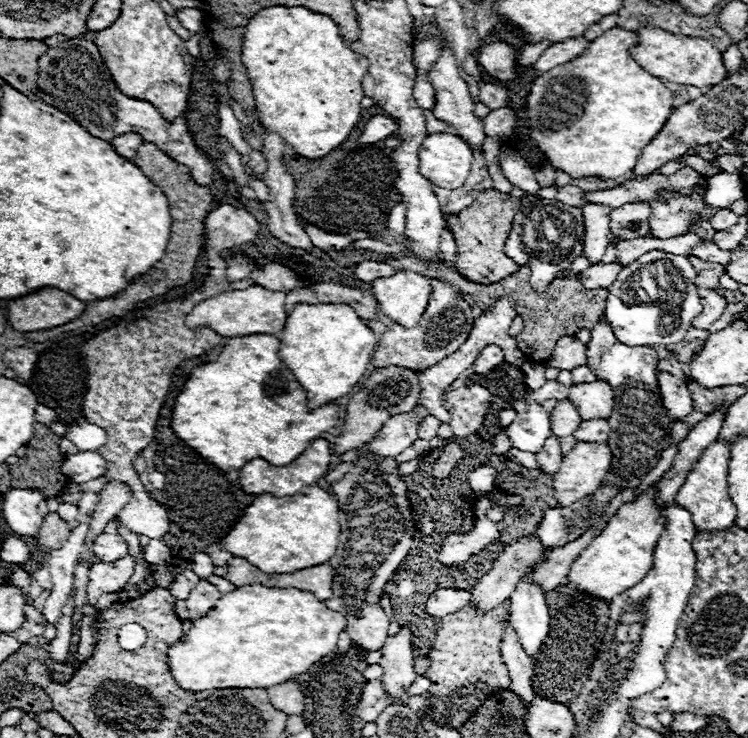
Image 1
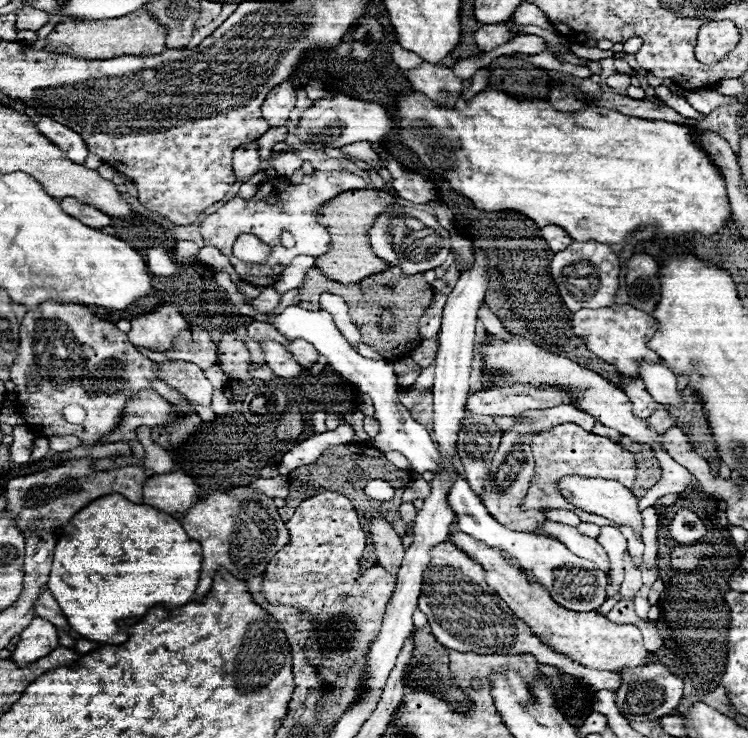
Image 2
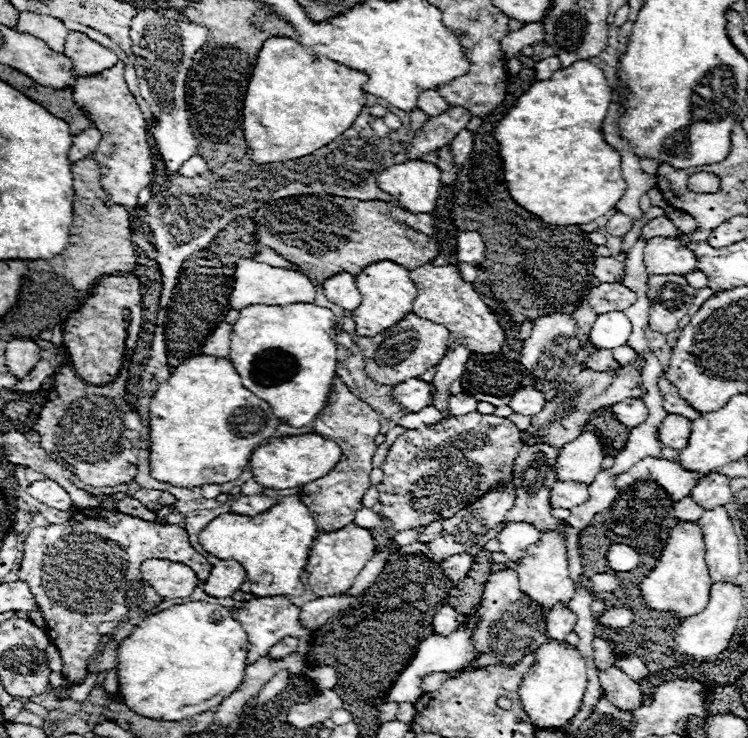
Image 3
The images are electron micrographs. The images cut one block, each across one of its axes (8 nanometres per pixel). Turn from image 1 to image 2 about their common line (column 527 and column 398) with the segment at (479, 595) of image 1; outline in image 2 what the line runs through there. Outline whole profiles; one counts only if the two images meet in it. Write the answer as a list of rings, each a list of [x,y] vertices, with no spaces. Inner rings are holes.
[[[374,518],[368,530],[374,538],[378,564],[386,568],[390,574],[396,574],[404,558],[404,546],[402,546],[400,536],[394,532],[394,528],[384,518]]]

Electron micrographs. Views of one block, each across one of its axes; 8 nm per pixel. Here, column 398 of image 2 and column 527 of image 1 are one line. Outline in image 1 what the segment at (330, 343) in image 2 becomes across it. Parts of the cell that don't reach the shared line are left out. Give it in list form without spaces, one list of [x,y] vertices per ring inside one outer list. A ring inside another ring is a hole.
[[[518,386],[514,388],[514,410],[516,420],[508,426],[508,438],[512,446],[522,452],[538,454],[544,448],[546,438],[552,436],[548,412],[544,412],[536,402],[526,402]]]

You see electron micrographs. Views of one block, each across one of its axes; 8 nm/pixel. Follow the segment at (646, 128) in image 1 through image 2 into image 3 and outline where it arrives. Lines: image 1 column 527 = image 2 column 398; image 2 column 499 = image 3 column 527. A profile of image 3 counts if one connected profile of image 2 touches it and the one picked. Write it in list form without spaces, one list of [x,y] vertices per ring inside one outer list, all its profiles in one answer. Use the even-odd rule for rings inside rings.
[[[588,60],[554,72],[552,80],[532,84],[496,124],[494,138],[500,142],[504,160],[506,188],[514,202],[548,224],[586,224],[614,208],[626,192],[626,180],[620,168],[620,152],[606,144],[602,122],[610,106],[610,86],[604,72]]]

